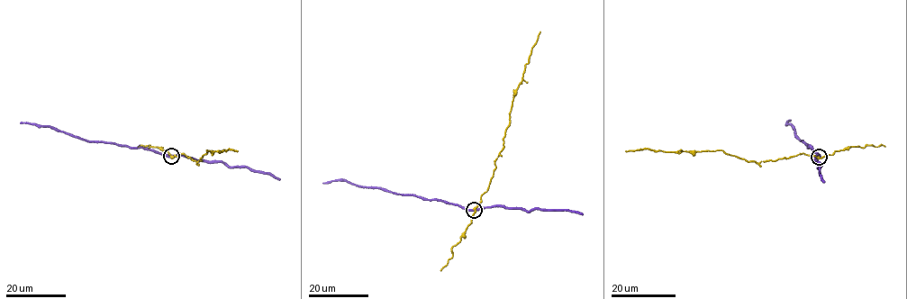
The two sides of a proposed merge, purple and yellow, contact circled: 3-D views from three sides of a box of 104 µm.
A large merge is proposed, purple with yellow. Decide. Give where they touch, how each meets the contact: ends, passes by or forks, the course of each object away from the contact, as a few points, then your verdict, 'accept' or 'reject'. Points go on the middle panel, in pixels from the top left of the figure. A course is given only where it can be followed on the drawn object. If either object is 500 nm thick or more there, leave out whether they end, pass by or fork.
at (474, 210); purple runs (474, 210), (444, 201), (360, 186), (345, 181), (322, 183); yellow runs (474, 209), (486, 192), (495, 168), (494, 160), (503, 149), (510, 122), (513, 95), (540, 31); reject

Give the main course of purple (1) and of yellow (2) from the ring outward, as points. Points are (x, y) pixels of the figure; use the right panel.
1: (819, 156), (795, 136), (787, 123), (790, 120)
2: (819, 156), (803, 153), (757, 163), (748, 162), (721, 149), (679, 153), (645, 149), (626, 150)

